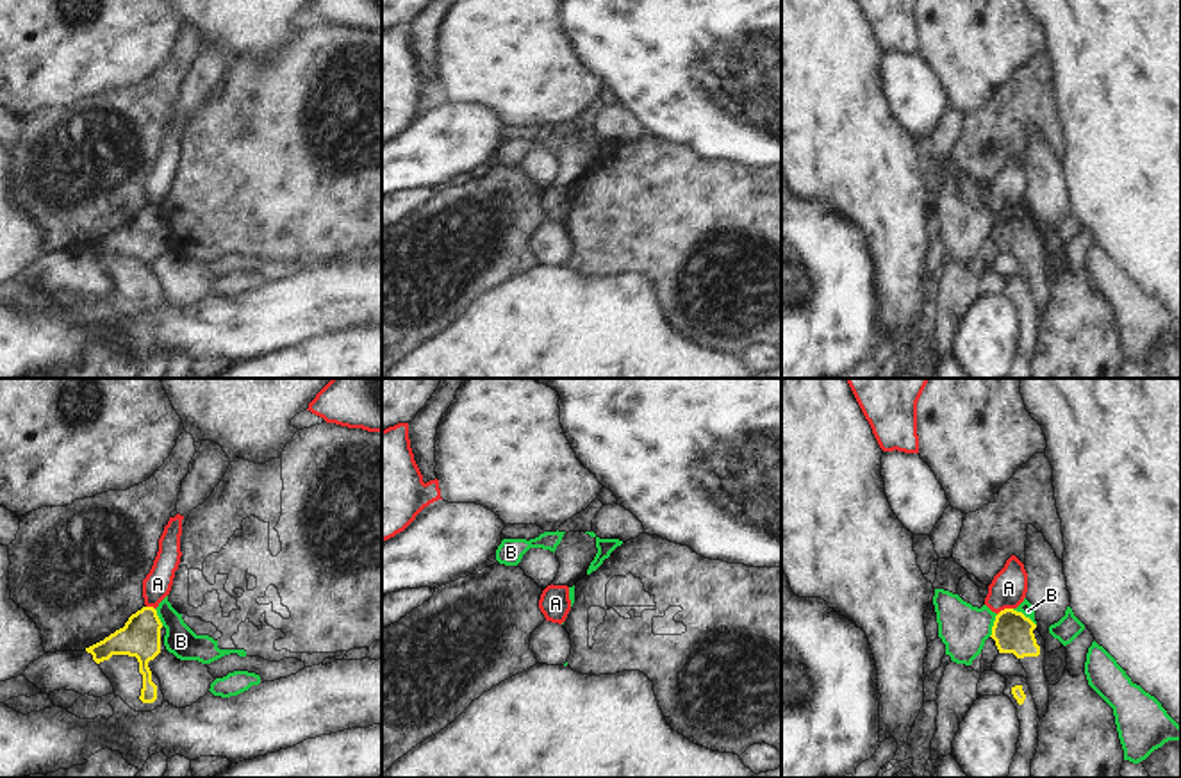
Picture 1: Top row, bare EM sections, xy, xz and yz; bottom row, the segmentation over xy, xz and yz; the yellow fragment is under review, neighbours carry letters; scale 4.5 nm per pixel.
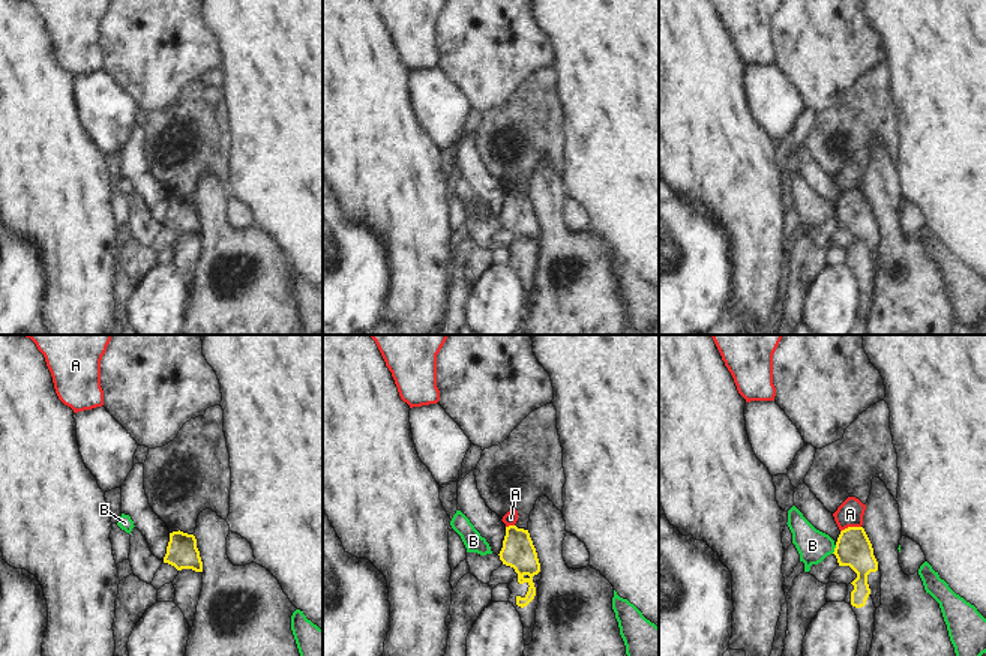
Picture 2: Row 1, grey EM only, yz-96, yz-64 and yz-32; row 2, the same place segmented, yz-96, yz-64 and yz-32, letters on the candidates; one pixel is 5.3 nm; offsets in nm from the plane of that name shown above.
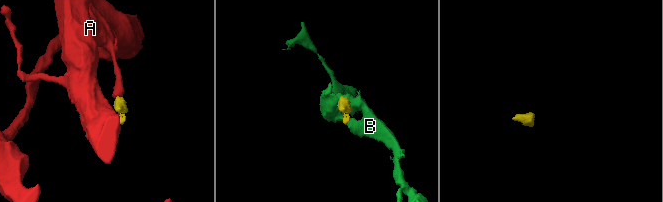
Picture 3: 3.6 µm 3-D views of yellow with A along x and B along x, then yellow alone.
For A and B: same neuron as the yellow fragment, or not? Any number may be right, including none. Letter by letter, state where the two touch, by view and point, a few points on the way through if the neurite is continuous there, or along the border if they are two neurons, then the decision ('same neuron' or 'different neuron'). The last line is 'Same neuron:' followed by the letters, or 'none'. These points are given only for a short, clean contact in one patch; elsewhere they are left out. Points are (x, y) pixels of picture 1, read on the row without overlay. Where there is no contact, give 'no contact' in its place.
A: meets yellow in yz at (1005, 209); border along yz (1012, 207), (1005, 207), (998, 215); different neuron
B: meets yellow in yz at (1023, 215); border along yz (1012, 209), (1024, 215), (1035, 225); different neuron
Same neuron: none

